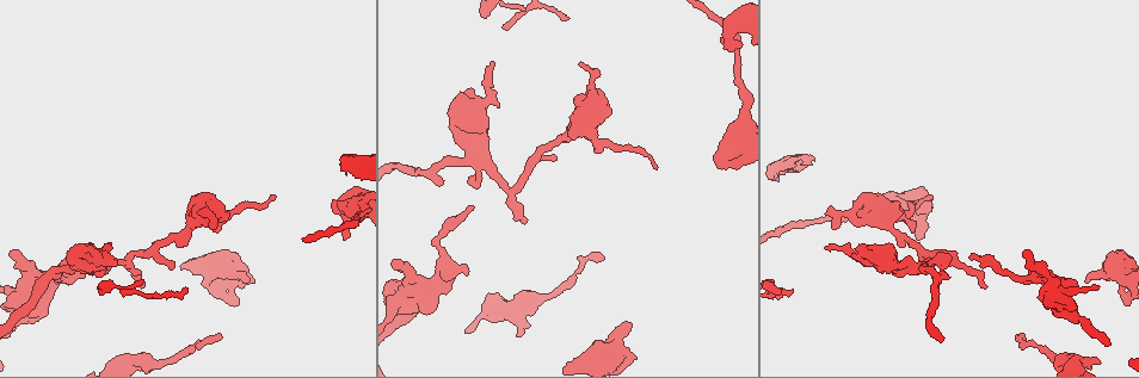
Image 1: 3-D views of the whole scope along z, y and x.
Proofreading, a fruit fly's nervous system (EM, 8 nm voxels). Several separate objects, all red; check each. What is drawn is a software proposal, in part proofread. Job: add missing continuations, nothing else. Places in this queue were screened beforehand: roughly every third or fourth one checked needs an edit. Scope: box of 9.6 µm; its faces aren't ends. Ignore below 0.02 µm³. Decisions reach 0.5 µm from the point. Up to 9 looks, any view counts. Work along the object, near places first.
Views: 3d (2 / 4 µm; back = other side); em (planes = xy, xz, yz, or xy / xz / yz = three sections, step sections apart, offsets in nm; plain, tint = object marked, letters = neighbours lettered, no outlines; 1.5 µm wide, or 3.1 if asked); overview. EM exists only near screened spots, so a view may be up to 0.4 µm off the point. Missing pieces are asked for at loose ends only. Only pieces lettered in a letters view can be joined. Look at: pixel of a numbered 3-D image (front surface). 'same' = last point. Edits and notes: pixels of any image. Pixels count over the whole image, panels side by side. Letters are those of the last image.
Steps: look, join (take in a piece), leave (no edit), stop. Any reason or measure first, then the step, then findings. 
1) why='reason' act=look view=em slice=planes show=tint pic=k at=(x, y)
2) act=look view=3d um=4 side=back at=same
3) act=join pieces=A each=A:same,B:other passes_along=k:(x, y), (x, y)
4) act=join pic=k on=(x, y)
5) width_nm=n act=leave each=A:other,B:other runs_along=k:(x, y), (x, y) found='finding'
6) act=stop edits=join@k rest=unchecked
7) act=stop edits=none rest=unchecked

act=look view=em slice=xy step=4 show=tint pic=1 at=(528, 220)

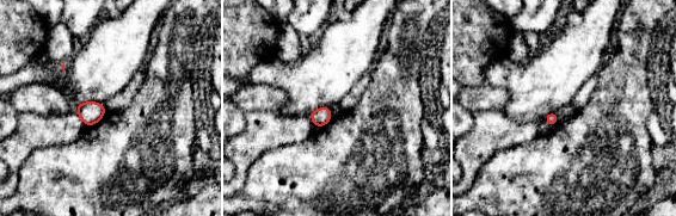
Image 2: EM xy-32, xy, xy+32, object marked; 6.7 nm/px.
why='cut it another way' act=look view=em slice=planes show=letters at=same

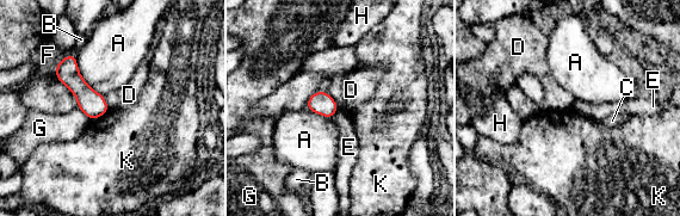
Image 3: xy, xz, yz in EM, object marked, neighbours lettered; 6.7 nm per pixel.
longest_contact=A:340nm act=leave each=A:other,B:other,C:other,D:other,E:other,F:other,G:other,H:other,K:other border=3:(326, 92), (339, 108) found='no lettered piece goes on from it'

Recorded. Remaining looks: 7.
why='branch stops here' act=look view=em slice=xz step=8 show=tint pic=1 at=(216, 232)

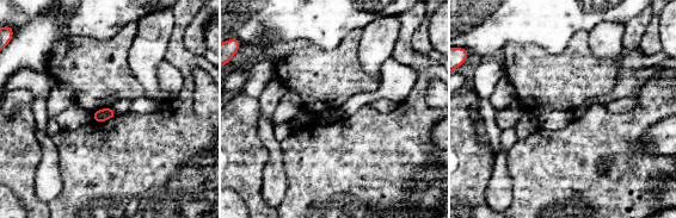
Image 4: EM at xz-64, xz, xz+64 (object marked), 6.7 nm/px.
act=look view=em slice=planes show=letters at=same

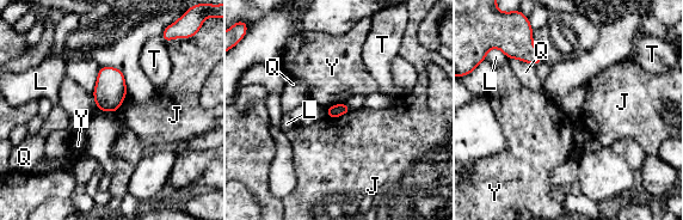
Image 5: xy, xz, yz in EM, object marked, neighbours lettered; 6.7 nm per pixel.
act=leave each=J:other,L:other,Q:other,T:other,Y:other border=5:(345, 102), (326, 108) found='no lettered piece goes on from it'

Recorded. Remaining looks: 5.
why='an open end' act=look view=3d um=4 pic=1 at=(919, 239)

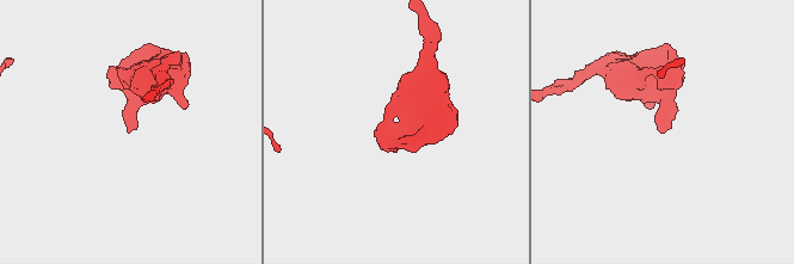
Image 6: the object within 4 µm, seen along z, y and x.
act=look view=em slice=yz step=8 show=tint pic=6 at=(665, 132)

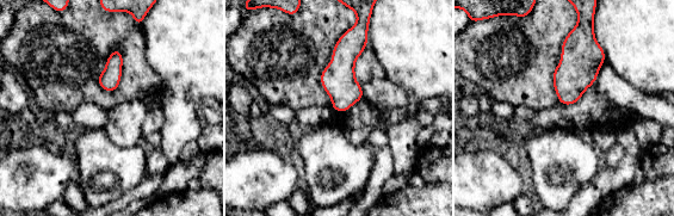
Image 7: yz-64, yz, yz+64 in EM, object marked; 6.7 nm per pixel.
act=look view=em slice=planes show=letters at=same

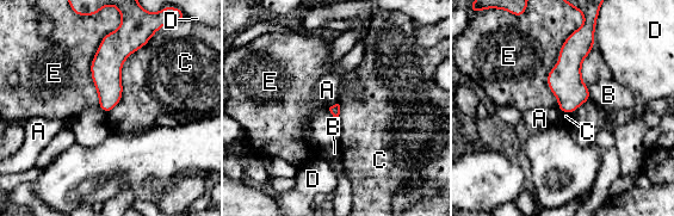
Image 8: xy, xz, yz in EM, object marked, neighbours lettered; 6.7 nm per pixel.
longest_contact=C:600nm act=leave each=A:other,B:other,C:other,D:other,E:other border=8:(150, 38), (106, 112) found='none of them fits'

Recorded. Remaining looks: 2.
why='free end' act=look view=em slice=yz step=4 show=tint pic=1 at=(1085, 282)

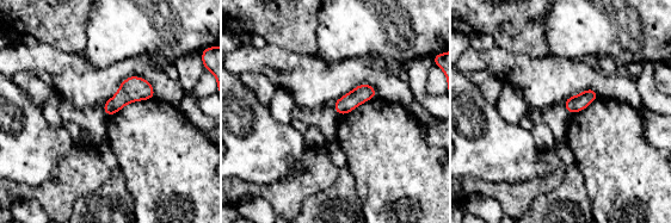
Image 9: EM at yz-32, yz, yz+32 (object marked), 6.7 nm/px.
act=look view=em slice=yz step=4 show=letters at=same

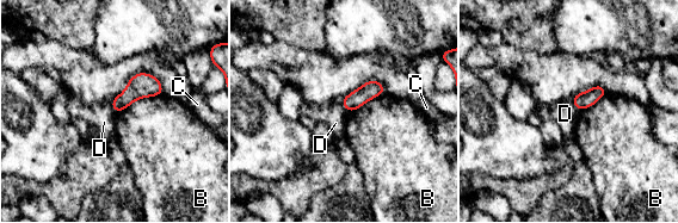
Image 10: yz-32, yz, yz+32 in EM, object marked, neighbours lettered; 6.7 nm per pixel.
longest_contact=B:340nm act=leave each=B:other,C:other,D:other border=10:(571, 99), (579, 111) found='none of them fits'

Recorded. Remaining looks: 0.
act=stop edits=none rest=unchecked

